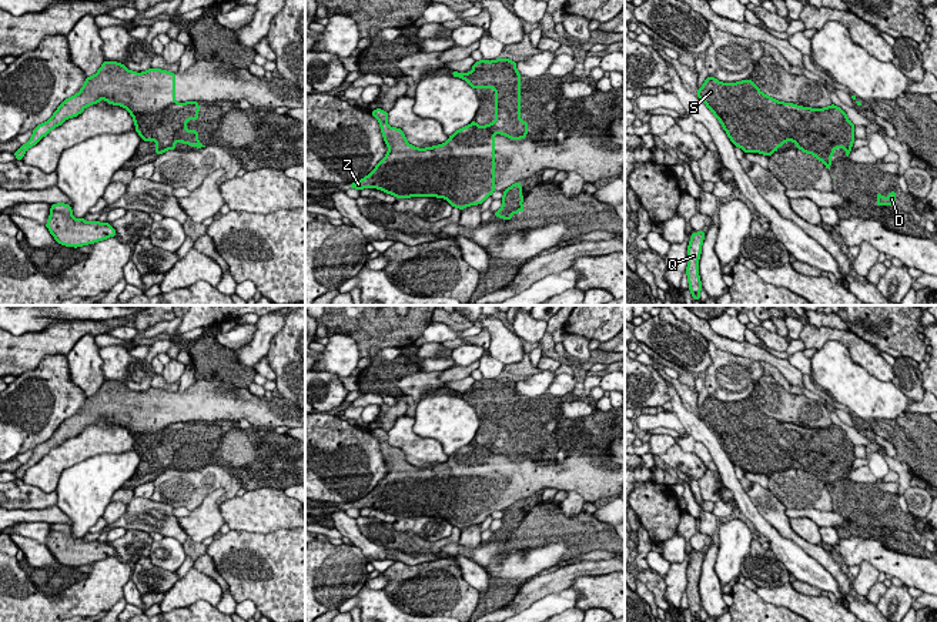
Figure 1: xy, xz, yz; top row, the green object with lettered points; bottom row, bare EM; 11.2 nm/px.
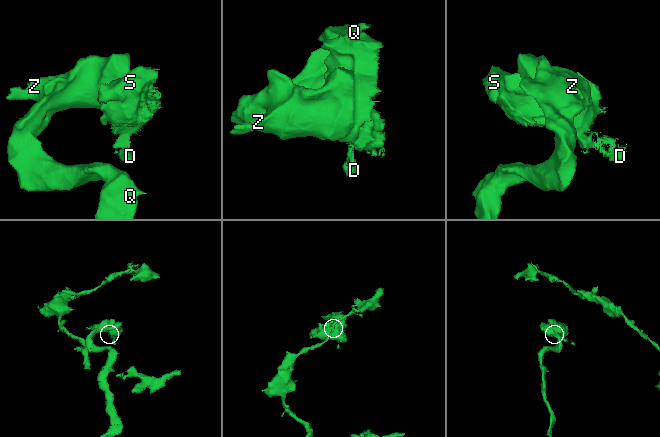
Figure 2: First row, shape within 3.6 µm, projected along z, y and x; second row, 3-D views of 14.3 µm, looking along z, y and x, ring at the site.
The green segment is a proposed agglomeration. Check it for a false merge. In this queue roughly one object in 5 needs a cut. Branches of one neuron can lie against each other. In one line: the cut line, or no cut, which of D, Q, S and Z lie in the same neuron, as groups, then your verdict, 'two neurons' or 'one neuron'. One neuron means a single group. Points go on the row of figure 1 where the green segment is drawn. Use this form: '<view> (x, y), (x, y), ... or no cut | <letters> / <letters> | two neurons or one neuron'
no cut | D Q S Z | one neuron

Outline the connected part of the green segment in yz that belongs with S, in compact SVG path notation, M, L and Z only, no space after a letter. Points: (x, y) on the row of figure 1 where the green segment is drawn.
M709 76L696 94L720 121L730 141L744 153L760 153L769 157L786 141L793 141L797 150L811 154L830 170L834 150L844 148L849 157L856 138L854 124L840 107L831 104L824 108L810 108L777 101L762 93L752 78L722 83Z

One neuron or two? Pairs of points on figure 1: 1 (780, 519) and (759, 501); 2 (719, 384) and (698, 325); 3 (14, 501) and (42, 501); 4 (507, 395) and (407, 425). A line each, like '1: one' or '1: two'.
1: one
2: two
3: one
4: two

